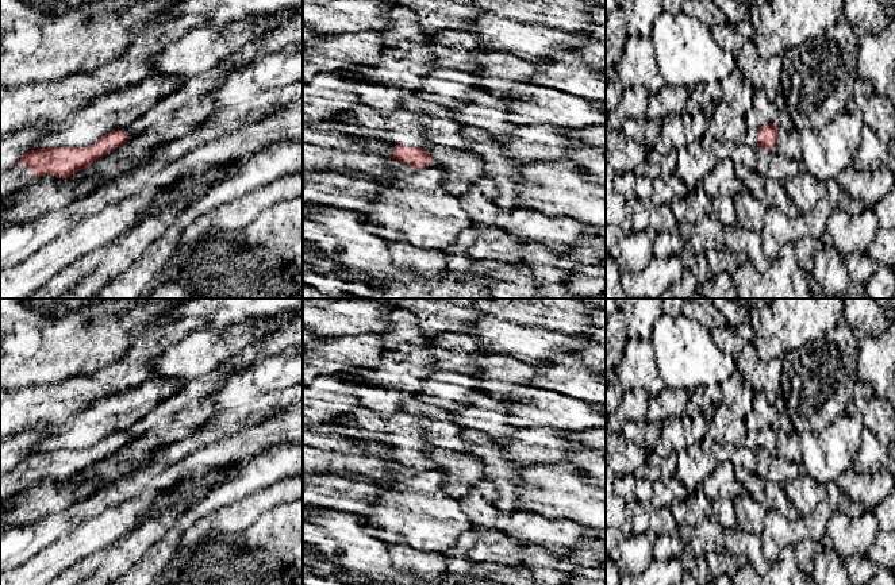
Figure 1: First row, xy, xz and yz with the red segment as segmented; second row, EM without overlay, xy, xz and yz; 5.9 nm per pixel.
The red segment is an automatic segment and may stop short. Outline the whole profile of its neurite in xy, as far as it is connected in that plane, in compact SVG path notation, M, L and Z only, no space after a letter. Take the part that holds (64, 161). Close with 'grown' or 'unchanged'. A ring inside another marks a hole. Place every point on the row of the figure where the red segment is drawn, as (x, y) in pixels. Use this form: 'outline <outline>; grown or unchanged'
outline M119 116L108 122L81 122L73 118L70 131L76 138L76 146L30 150L20 159L3 168L0 201L9 199L37 177L51 174L57 178L69 178L127 143L128 138L119 128L120 123Z; grown

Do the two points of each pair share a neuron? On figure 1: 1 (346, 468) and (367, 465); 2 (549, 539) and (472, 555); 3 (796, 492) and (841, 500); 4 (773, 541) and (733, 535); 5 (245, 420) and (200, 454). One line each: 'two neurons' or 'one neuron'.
1: one neuron
2: two neurons
3: one neuron
4: two neurons
5: two neurons

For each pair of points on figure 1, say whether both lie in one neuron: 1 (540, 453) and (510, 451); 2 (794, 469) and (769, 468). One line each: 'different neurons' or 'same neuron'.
1: same neuron
2: same neuron

